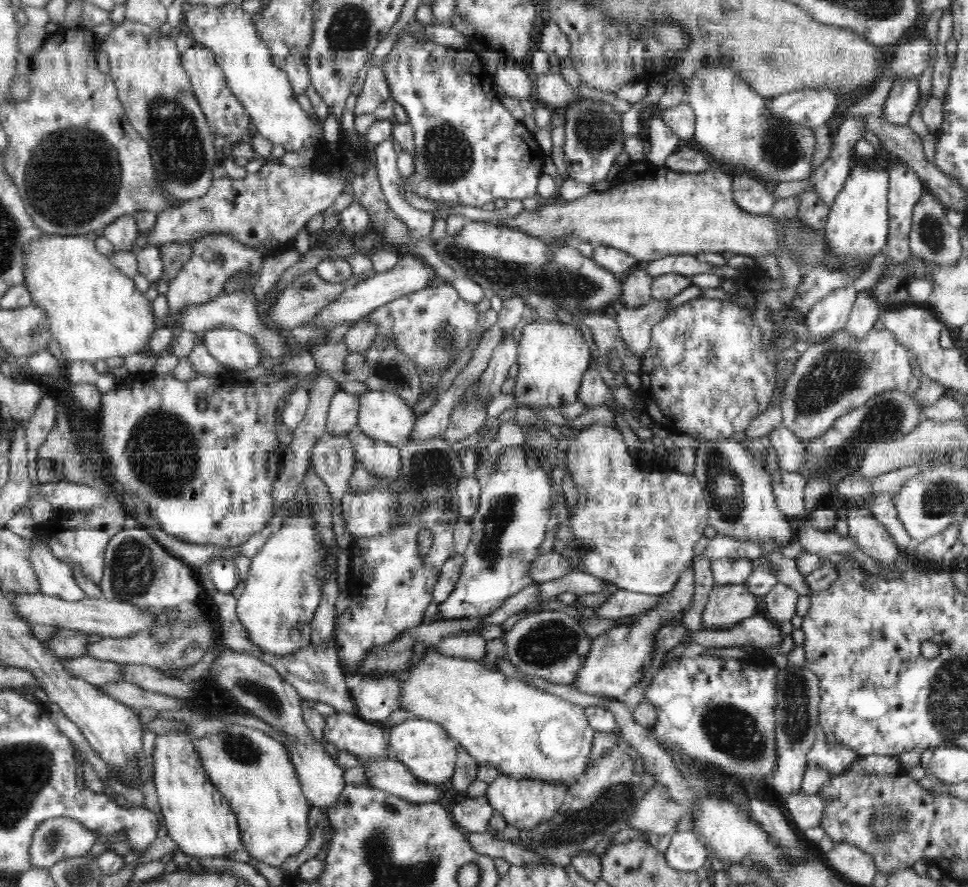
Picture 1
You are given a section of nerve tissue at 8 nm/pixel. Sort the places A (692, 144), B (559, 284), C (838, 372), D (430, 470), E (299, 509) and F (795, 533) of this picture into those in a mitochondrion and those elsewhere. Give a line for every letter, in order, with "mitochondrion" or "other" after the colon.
A: other
B: mitochondrion
C: mitochondrion
D: mitochondrion
E: other
F: other

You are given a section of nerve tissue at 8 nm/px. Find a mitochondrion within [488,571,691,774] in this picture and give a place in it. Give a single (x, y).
(547, 645)

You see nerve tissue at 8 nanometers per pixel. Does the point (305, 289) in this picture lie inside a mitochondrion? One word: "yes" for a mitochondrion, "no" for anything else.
yes

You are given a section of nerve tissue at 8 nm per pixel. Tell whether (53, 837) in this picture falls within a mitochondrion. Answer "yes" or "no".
yes

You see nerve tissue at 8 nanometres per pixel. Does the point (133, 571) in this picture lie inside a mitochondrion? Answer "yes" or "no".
yes

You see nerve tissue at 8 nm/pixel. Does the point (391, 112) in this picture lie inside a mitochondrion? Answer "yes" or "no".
no

